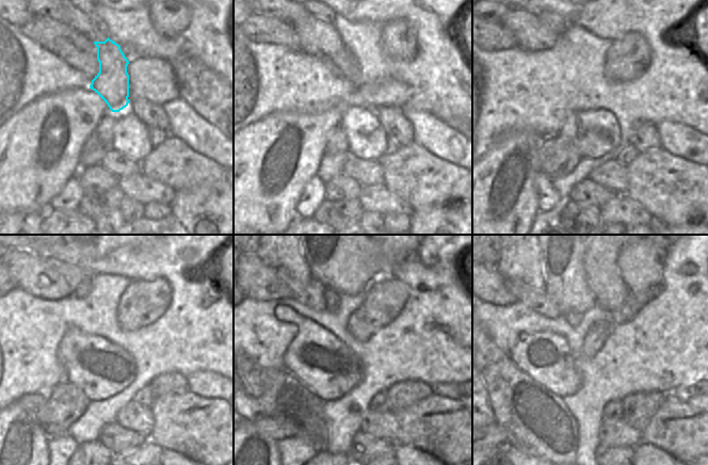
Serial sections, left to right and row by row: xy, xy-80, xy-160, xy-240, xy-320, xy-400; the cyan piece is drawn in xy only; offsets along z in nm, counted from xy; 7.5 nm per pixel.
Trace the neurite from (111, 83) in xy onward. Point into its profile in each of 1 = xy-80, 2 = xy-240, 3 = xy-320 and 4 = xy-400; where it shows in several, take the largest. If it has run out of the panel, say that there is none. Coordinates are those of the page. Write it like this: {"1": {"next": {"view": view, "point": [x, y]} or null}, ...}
{"1": {"next": {"view": "xy-80", "point": [316, 36]}}, "2": {"next": {"view": "xy-240", "point": [33, 274]}}, "3": {"next": {"view": "xy-320", "point": [257, 279]}}, "4": {"next": {"view": "xy-400", "point": [494, 289]}}}

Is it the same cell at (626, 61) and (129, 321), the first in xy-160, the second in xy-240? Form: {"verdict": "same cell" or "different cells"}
{"verdict": "same cell"}

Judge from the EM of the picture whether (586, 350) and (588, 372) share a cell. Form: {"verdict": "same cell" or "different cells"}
{"verdict": "different cells"}

